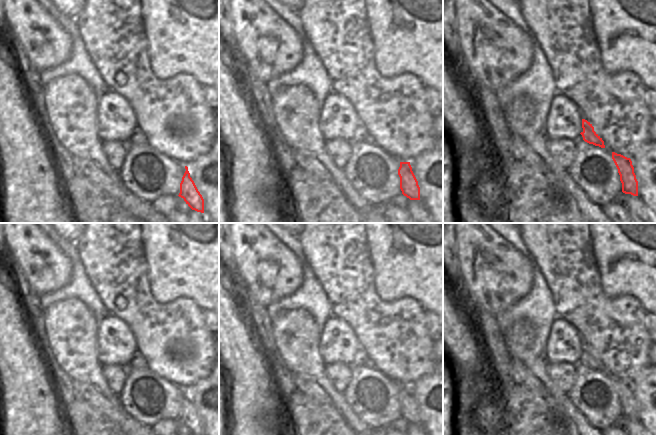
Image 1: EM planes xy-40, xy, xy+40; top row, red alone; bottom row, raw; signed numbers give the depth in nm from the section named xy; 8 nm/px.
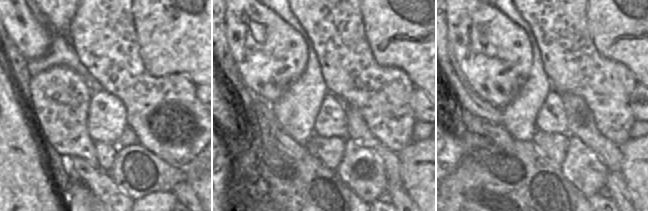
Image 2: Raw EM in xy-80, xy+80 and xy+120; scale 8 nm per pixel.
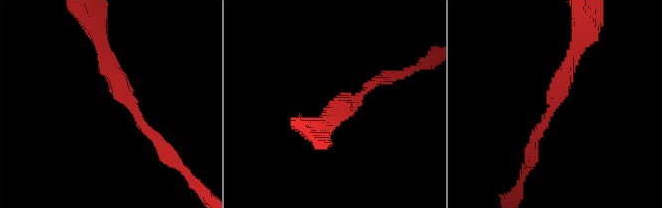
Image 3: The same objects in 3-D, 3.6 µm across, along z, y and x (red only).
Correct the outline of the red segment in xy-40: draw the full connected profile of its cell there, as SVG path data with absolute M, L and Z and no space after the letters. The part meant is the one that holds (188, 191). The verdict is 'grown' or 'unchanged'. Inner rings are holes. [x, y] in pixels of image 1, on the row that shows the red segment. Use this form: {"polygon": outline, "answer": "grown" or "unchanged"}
{"polygon": "M185 166L185 169L186 171L180 183L180 193L178 196L183 198L192 210L204 213L204 199L190 177L188 167Z", "answer": "unchanged"}

